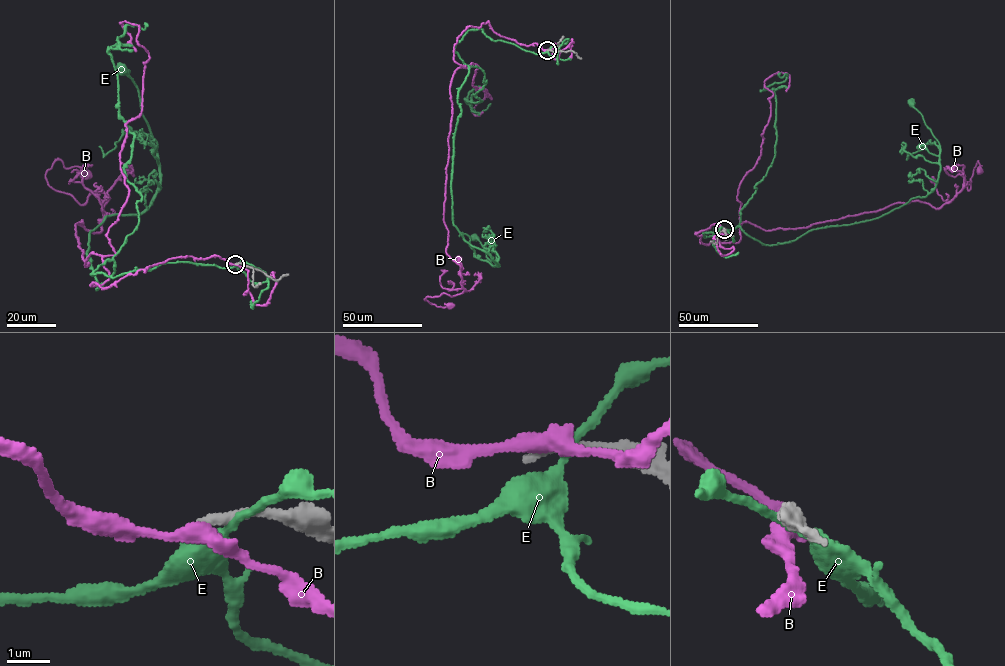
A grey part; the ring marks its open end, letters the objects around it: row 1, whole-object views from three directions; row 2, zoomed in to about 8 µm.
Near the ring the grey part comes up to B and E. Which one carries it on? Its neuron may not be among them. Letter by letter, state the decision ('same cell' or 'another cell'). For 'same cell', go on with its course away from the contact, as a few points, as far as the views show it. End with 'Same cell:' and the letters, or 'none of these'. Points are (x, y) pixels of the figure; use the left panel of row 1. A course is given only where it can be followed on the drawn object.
B: another cell
E: another cell
Same cell: none of these

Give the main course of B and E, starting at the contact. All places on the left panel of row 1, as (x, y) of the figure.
B: (236, 264), (91, 285), (108, 272), (75, 225), (99, 233), (107, 199), (45, 177), (85, 173)
E: (237, 263), (91, 274), (107, 260), (97, 288), (89, 233), (141, 214), (160, 182), (123, 68)

